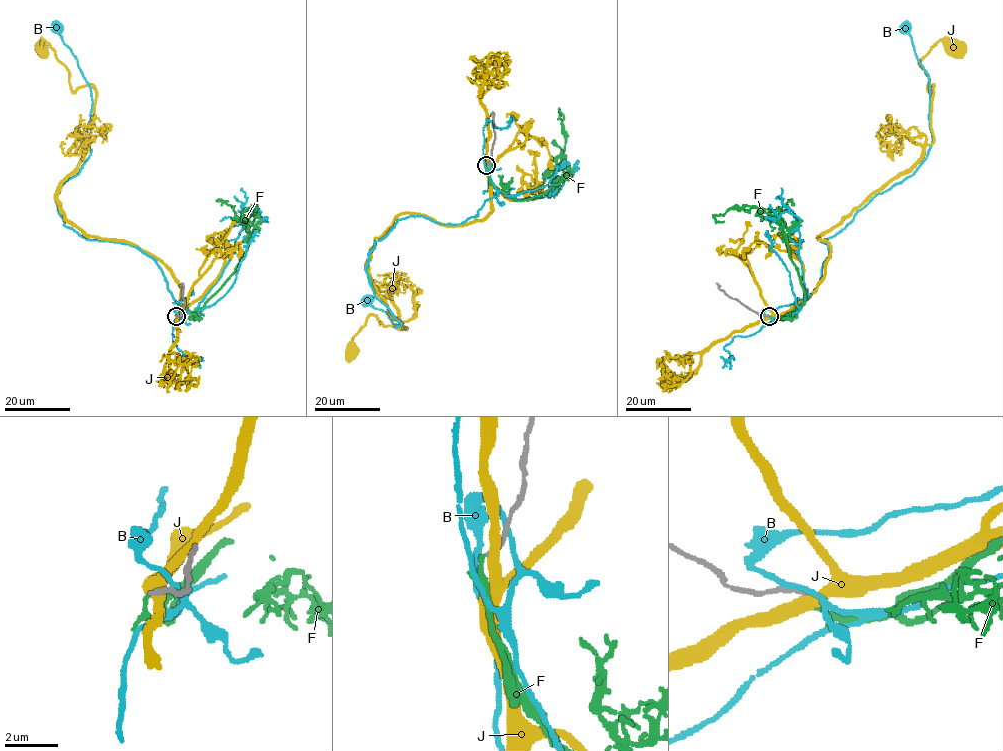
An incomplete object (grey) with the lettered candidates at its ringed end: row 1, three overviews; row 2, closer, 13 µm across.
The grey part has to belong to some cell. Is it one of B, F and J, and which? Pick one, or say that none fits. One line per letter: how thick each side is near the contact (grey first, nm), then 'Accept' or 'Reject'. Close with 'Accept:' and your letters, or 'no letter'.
B: Thickness 220 nm (grey) against 170 nm. Reject
F: Thickness 190 nm (grey) against 160 nm. Accept
J: Thickness 200 nm (grey) against 400 nm. Reject
Accept: F

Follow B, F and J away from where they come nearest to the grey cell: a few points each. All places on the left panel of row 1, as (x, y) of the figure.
B: (179, 315), (187, 308), (149, 257), (64, 225), (55, 199), (91, 153), (92, 103), (58, 27)
F: (176, 316), (202, 307), (232, 273), (261, 218), (254, 205), (248, 217), (252, 221)
J: (176, 316), (163, 264), (64, 217), (58, 190), (84, 157), (96, 90), (73, 91), (40, 49)

